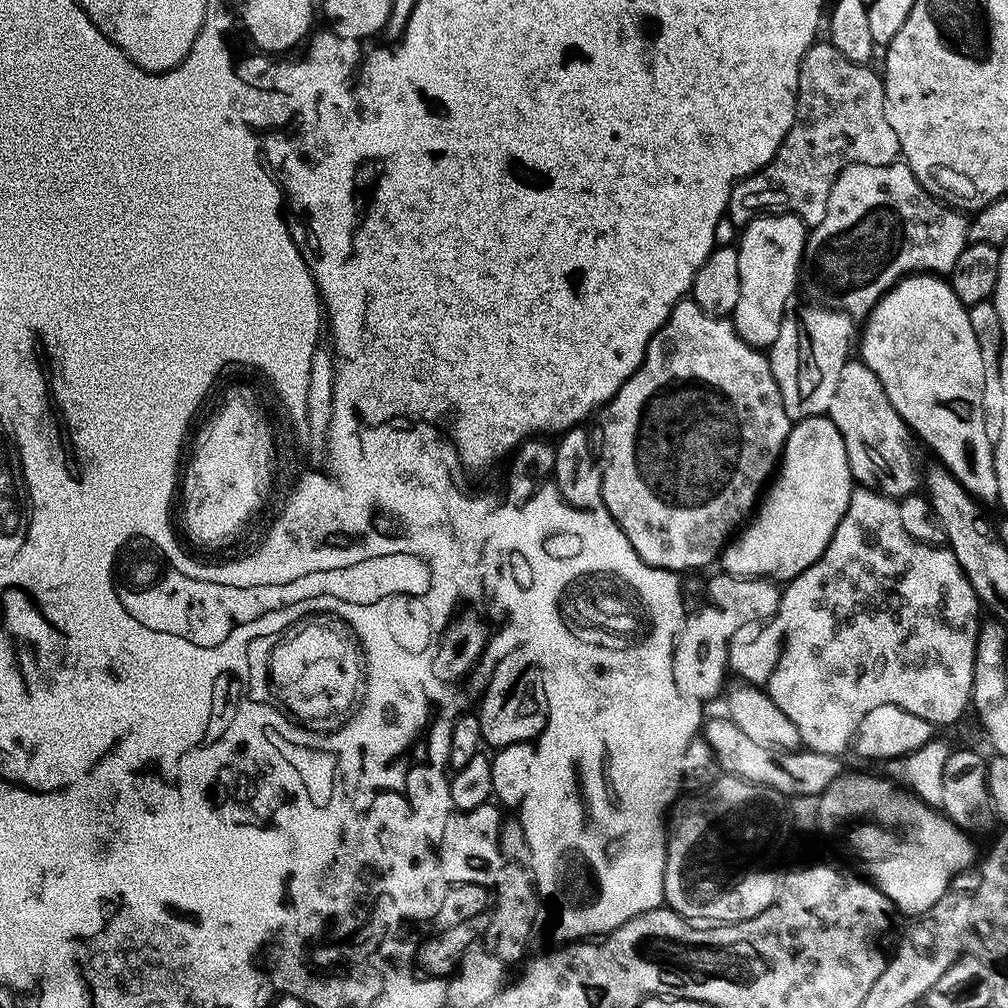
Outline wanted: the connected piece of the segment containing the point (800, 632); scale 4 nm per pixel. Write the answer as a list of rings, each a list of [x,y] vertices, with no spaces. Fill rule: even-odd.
[[[898,518],[892,520],[892,526],[882,528],[882,552],[878,552],[878,558],[870,560],[868,566],[868,578],[858,578],[854,576],[854,552],[844,552],[846,548],[842,546],[842,540],[838,540],[838,529],[830,538],[826,550],[817,560],[813,562],[805,572],[800,572],[795,578],[795,583],[800,584],[800,588],[792,582],[783,585],[780,594],[779,608],[784,612],[784,646],[781,657],[778,658],[777,668],[770,674],[766,683],[768,696],[778,706],[794,726],[798,726],[800,739],[809,749],[814,747],[816,732],[846,732],[846,736],[856,734],[854,726],[859,726],[862,718],[866,718],[866,710],[872,710],[872,706],[882,706],[882,702],[897,704],[910,714],[918,714],[918,718],[926,718],[933,726],[940,726],[940,718],[936,714],[952,714],[952,706],[960,704],[963,708],[969,707],[969,700],[962,700],[962,694],[972,694],[972,683],[974,682],[974,664],[976,637],[980,632],[982,623],[982,605],[976,599],[974,590],[970,586],[967,578],[962,578],[963,570],[958,570],[958,558],[954,558],[952,549],[947,546],[939,548],[936,544],[923,544],[920,540],[915,540],[908,533],[909,525],[906,522],[898,522]]]

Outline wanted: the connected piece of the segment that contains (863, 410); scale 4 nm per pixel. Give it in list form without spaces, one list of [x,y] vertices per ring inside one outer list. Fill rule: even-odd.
[[[849,359],[848,363],[842,366],[838,390],[834,390],[834,402],[830,402],[826,415],[834,422],[834,426],[838,426],[838,434],[842,434],[848,465],[857,485],[879,490],[885,496],[893,498],[908,496],[919,484],[921,487],[922,468],[920,472],[919,466],[916,465],[916,452],[912,449],[913,437],[910,435],[910,429],[898,414],[898,410],[890,406],[890,398],[886,398],[886,390],[882,390],[882,382],[878,382],[874,370],[870,370],[859,359]]]

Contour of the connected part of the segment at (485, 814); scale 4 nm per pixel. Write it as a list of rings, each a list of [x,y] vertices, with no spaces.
[[[489,802],[465,812],[453,811],[446,818],[445,829],[438,834],[438,855],[444,867],[444,874],[451,885],[492,886],[500,879],[506,857],[500,849],[502,815],[500,816],[499,810],[501,811],[495,803]]]

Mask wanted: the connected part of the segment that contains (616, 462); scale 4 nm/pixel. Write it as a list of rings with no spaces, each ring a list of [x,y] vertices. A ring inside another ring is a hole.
[[[691,298],[676,303],[666,322],[648,343],[638,370],[604,405],[602,415],[604,417],[600,420],[600,432],[604,435],[604,441],[601,444],[599,441],[598,444],[598,463],[602,474],[603,511],[615,518],[616,525],[626,534],[642,562],[655,568],[664,568],[667,572],[672,572],[672,566],[680,564],[680,556],[682,564],[688,567],[688,562],[684,562],[686,544],[682,538],[676,538],[678,532],[700,530],[708,534],[714,522],[716,548],[718,542],[722,542],[722,536],[726,538],[726,534],[734,534],[753,515],[766,485],[777,471],[784,454],[784,443],[787,442],[794,423],[786,414],[786,406],[782,406],[782,394],[778,390],[778,382],[767,355],[761,349],[746,343],[736,332],[736,325],[731,319],[703,312]],[[676,374],[698,376],[712,384],[718,384],[732,396],[744,422],[740,428],[744,432],[746,452],[742,450],[738,468],[740,472],[736,472],[726,494],[708,504],[708,508],[700,508],[702,512],[672,510],[662,506],[640,482],[632,458],[634,428],[646,396]]]

